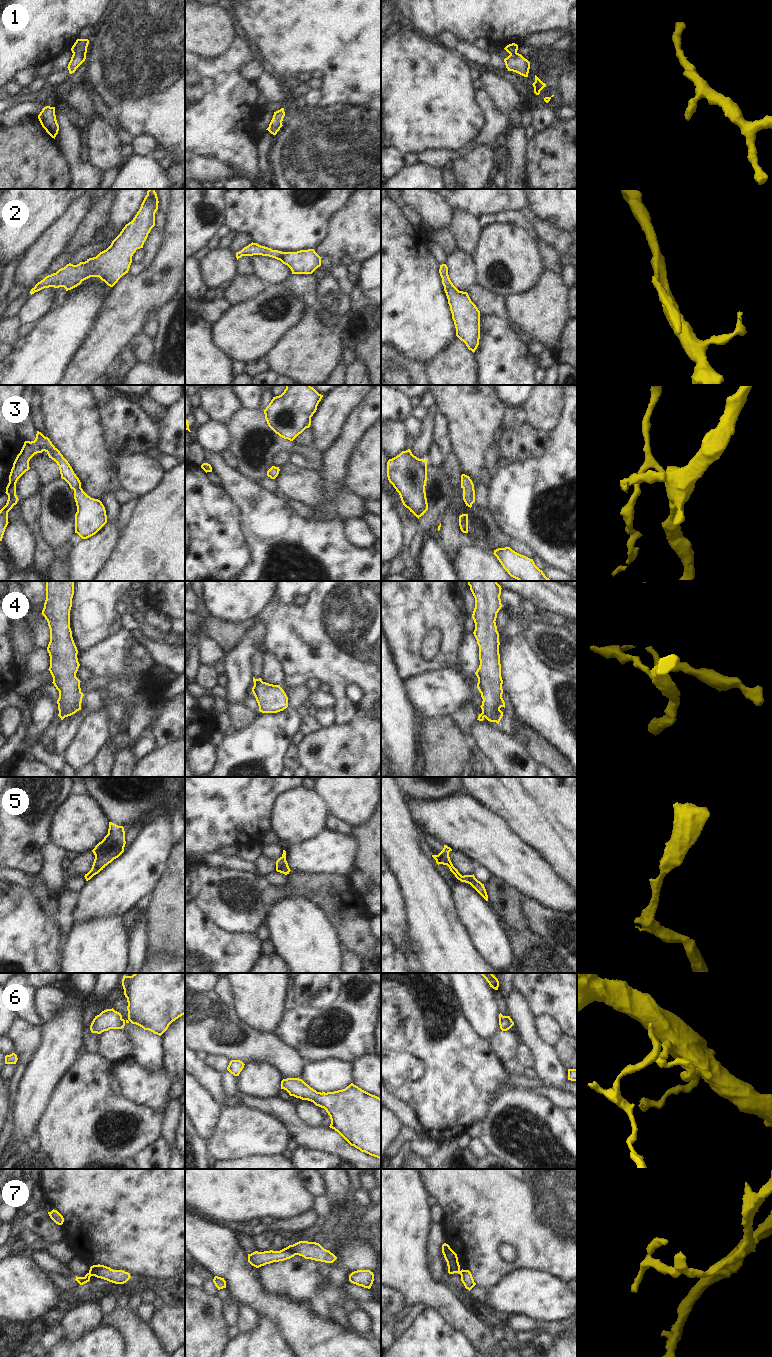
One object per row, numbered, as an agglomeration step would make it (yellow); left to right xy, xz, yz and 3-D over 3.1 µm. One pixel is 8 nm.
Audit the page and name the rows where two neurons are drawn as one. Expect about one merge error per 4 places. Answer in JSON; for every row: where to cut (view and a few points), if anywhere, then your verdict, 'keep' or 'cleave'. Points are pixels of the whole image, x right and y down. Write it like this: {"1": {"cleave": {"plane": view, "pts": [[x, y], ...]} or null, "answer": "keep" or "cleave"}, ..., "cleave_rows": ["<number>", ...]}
{"1": {"cleave": null, "answer": "keep"}, "2": {"cleave": null, "answer": "keep"}, "3": {"cleave": null, "answer": "keep"}, "4": {"cleave": {"plane": "xz", "pts": [[262, 681], [254, 684]]}, "answer": "cleave"}, "5": {"cleave": null, "answer": "keep"}, "6": {"cleave": null, "answer": "keep"}, "7": {"cleave": {"plane": "xz", "pts": [[284, 1248], [295, 1254]]}, "answer": "cleave"}, "cleave_rows": ["4", "7"]}

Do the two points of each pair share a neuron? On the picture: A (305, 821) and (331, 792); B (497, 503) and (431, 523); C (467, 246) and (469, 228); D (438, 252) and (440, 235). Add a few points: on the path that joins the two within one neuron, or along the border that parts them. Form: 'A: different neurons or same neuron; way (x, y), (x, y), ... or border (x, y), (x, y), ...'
A: different neurons; border (313, 789), (323, 800), (329, 813)
B: different neurons; border (488, 510), (502, 530)
C: same neuron; way (467, 242), (467, 232)
D: different neurons; border (430, 232), (433, 239), (448, 255)

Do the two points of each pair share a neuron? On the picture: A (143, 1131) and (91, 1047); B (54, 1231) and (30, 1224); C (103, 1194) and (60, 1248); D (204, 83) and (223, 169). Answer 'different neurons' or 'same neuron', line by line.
A: different neurons
B: same neuron
C: different neurons
D: different neurons

